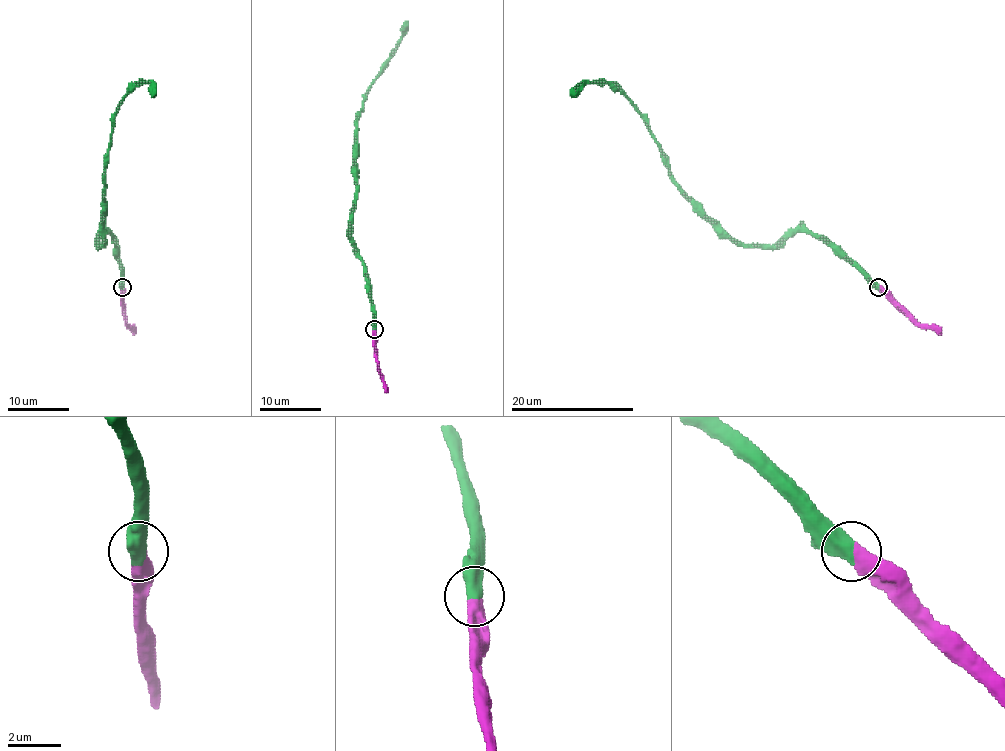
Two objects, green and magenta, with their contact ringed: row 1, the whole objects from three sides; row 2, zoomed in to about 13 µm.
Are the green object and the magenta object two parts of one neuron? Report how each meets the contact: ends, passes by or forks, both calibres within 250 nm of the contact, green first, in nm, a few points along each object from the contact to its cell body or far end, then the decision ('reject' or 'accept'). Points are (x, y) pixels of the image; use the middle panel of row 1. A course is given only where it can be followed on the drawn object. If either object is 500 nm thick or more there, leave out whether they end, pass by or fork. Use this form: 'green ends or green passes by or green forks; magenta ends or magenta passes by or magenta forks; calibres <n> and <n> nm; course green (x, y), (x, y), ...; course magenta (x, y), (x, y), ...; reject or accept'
calibres 650 and 600 nm; course green (374, 329), (369, 282), (351, 236), (356, 128), (363, 96), (389, 58), (406, 21); course magenta (374, 329), (377, 368), (386, 392); accept

